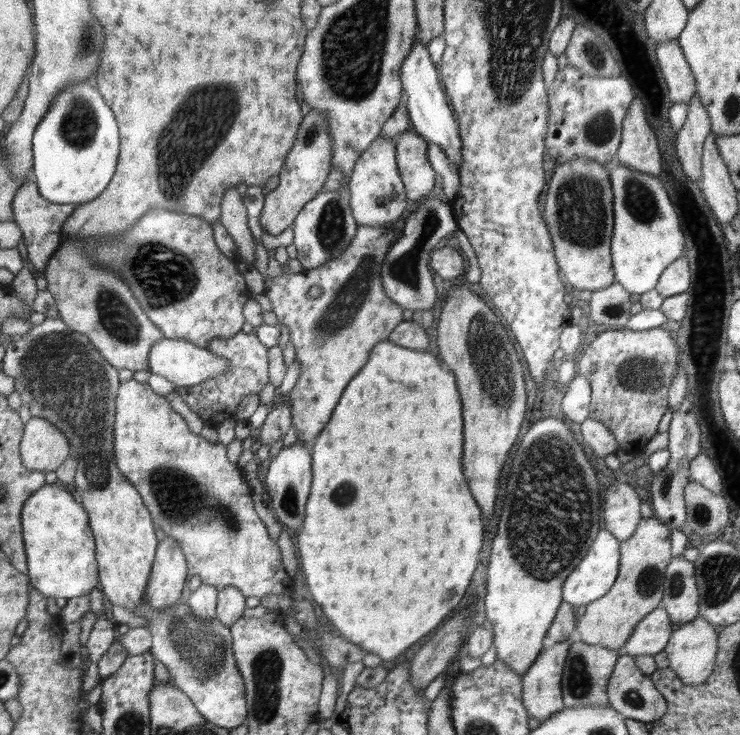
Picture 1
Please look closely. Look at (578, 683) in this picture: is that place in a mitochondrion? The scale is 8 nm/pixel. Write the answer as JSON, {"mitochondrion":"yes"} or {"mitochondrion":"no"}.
{"mitochondrion":"yes"}

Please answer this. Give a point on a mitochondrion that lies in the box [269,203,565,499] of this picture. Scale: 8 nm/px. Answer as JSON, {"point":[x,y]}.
{"point":[495,372]}

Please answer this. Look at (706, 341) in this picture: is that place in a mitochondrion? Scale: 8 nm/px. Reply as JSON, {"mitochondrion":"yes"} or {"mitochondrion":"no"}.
{"mitochondrion":"yes"}

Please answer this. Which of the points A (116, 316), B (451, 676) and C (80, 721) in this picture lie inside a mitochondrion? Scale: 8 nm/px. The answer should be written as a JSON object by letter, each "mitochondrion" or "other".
{"A":"mitochondrion","B":"other","C":"other"}

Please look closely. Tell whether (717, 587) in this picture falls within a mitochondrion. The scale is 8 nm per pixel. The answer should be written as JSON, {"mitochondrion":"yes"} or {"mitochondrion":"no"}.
{"mitochondrion":"yes"}

